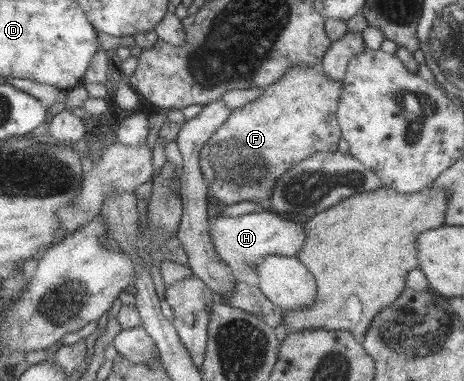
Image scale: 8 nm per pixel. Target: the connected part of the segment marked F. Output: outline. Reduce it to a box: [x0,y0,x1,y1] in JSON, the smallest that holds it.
[199,65,342,206]

